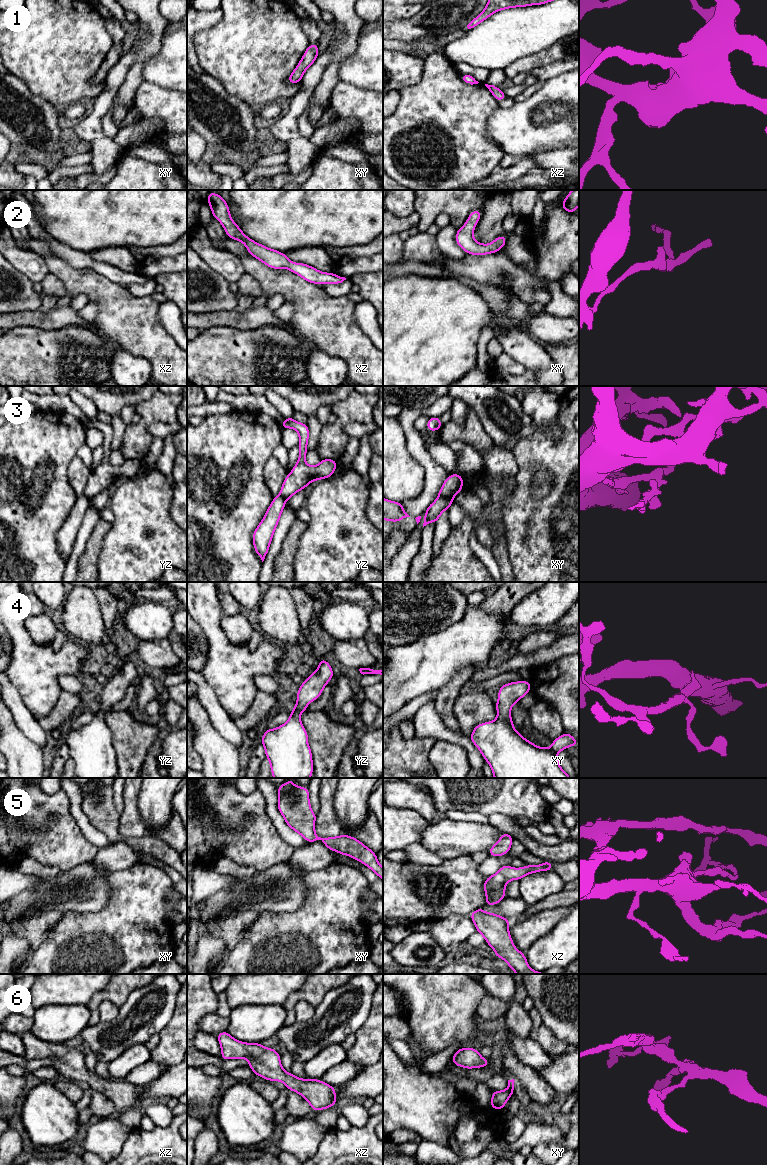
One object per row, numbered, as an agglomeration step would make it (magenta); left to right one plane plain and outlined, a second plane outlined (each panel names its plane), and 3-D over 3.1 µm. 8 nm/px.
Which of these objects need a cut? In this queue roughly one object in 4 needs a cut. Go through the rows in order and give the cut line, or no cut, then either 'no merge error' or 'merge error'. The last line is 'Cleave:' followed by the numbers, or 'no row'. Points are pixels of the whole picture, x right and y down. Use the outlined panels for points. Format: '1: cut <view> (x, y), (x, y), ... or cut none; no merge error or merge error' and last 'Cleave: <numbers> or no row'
1: cut none; no merge error
2: cut none; no merge error
3: cut xy (438, 496), (452, 498); merge error
4: cut none; no merge error
5: cut none; no merge error
6: cut none; no merge error
Cleave: 3

